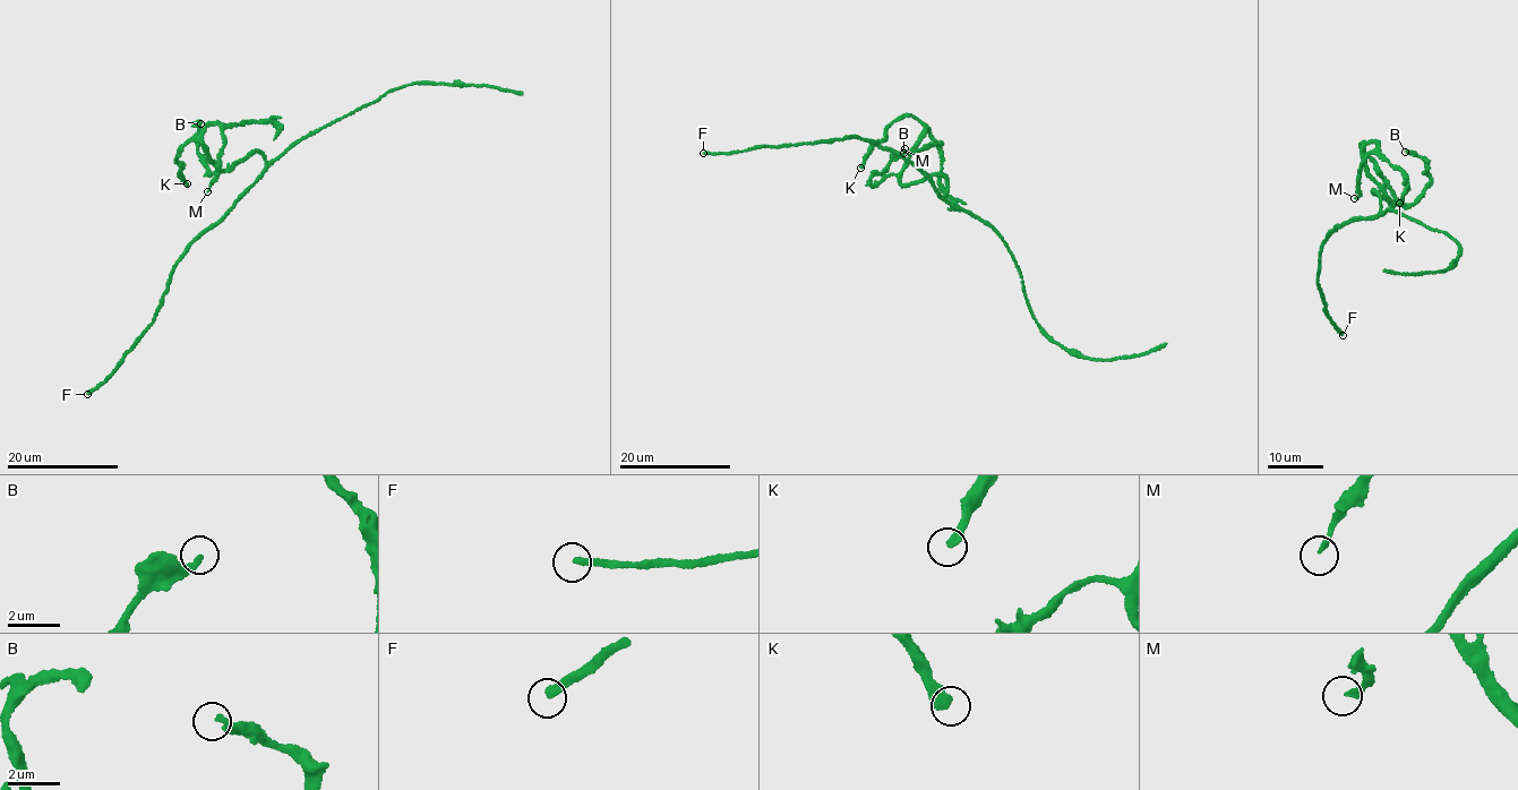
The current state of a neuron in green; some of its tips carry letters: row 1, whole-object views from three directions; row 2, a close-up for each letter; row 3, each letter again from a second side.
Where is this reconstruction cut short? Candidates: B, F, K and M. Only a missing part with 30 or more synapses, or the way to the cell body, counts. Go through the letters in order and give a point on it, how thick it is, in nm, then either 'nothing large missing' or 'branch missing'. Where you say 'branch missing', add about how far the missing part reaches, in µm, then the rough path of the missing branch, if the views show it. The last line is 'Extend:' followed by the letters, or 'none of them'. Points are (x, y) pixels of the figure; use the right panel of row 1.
B: (1405, 152) | 280 nm | nothing large missing
F: (1343, 335) | 280 nm | nothing large missing
K: (1399, 203) | 320 nm | nothing large missing
M: (1354, 198) | 180 nm | nothing large missing
Extend: none of them

